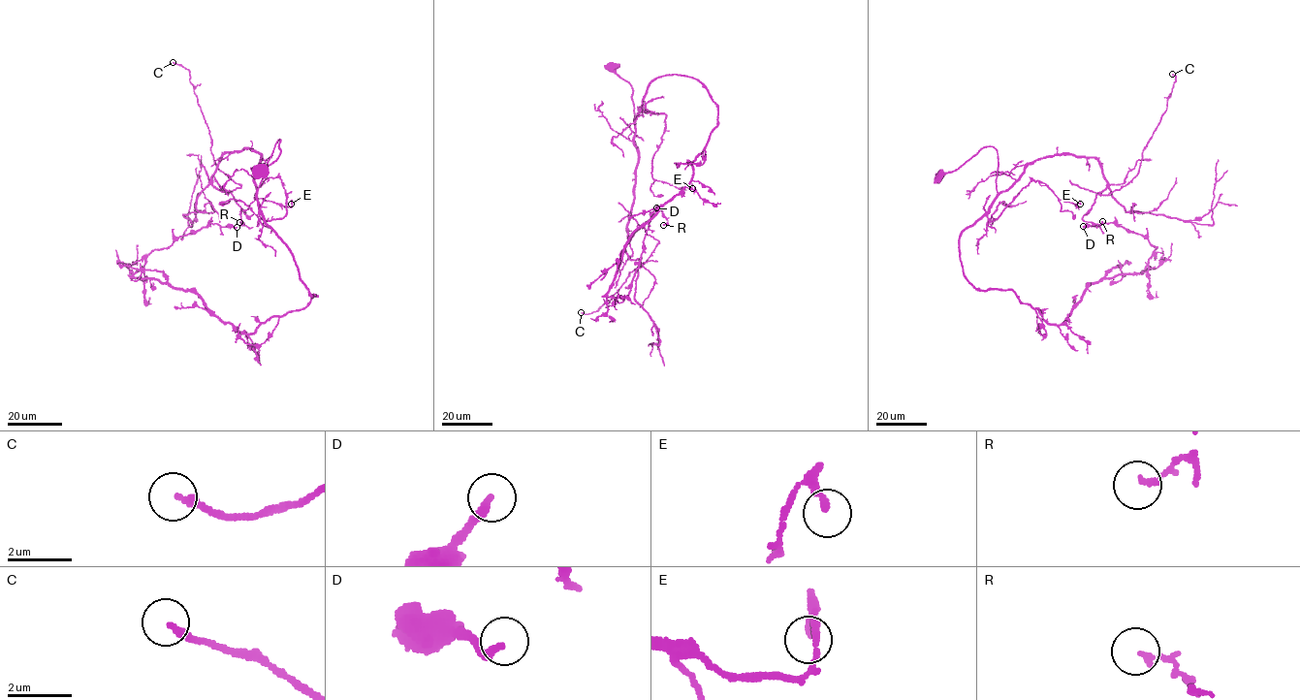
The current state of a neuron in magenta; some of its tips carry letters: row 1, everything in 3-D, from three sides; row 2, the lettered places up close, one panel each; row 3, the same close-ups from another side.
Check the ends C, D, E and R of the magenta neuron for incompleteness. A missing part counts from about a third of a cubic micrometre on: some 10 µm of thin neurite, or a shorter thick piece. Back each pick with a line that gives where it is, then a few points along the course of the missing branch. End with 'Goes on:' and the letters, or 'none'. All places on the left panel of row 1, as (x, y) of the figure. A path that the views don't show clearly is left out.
Goes on: none

